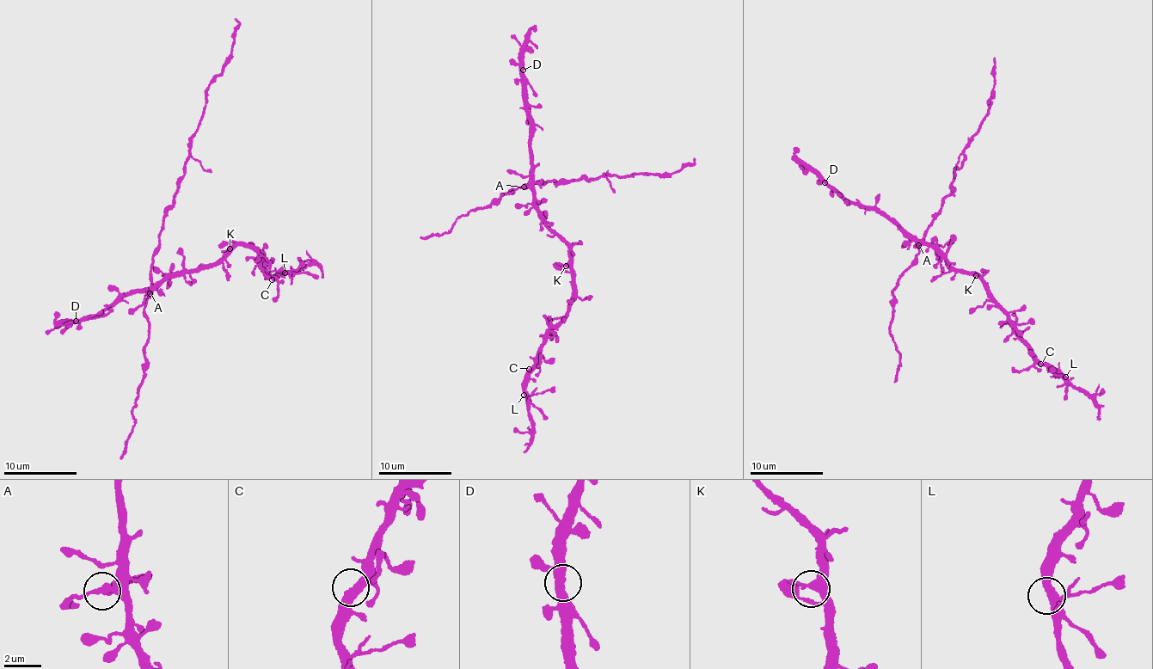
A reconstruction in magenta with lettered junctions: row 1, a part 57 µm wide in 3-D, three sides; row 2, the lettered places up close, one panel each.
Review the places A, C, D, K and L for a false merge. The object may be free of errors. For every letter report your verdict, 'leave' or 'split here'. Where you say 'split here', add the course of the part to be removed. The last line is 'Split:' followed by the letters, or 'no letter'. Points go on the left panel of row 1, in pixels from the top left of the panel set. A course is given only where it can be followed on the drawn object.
A: leave
C: leave
D: leave
K: leave
L: leave
Split: no letter

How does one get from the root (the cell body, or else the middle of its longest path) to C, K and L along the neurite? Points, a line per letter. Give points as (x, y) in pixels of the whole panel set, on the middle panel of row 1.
C: (529, 185), (536, 214), (553, 234), (568, 244), (573, 290), (565, 315), (551, 328), (534, 365), (529, 369)
K: (529, 185), (536, 214), (553, 234), (568, 244), (570, 263), (566, 266)
L: (529, 185), (536, 214), (553, 234), (568, 244), (573, 290), (565, 315), (551, 328), (529, 375), (524, 395)

